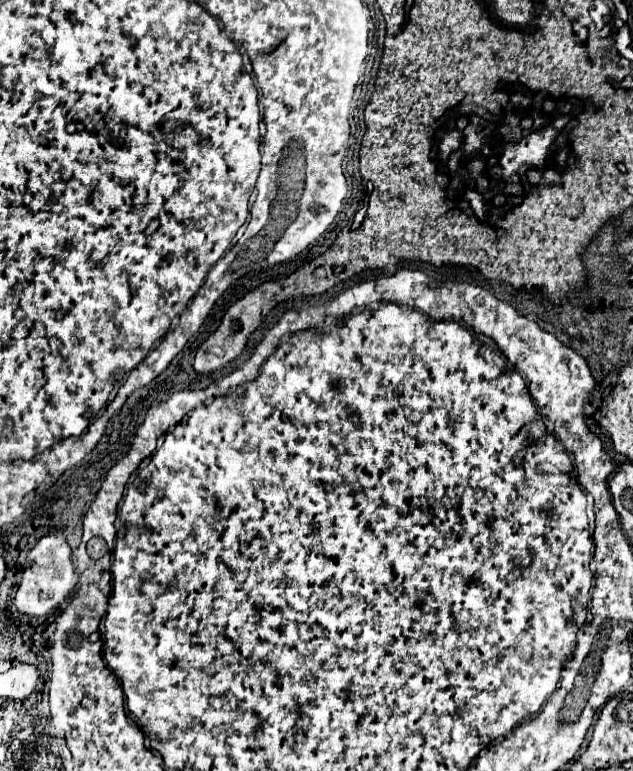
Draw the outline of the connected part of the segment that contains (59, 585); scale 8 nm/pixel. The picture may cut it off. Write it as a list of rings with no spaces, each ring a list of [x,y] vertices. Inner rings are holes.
[[[61,532],[43,536],[27,556],[23,580],[15,594],[15,606],[27,616],[45,616],[63,604],[77,584],[78,576],[71,561],[72,551]]]

